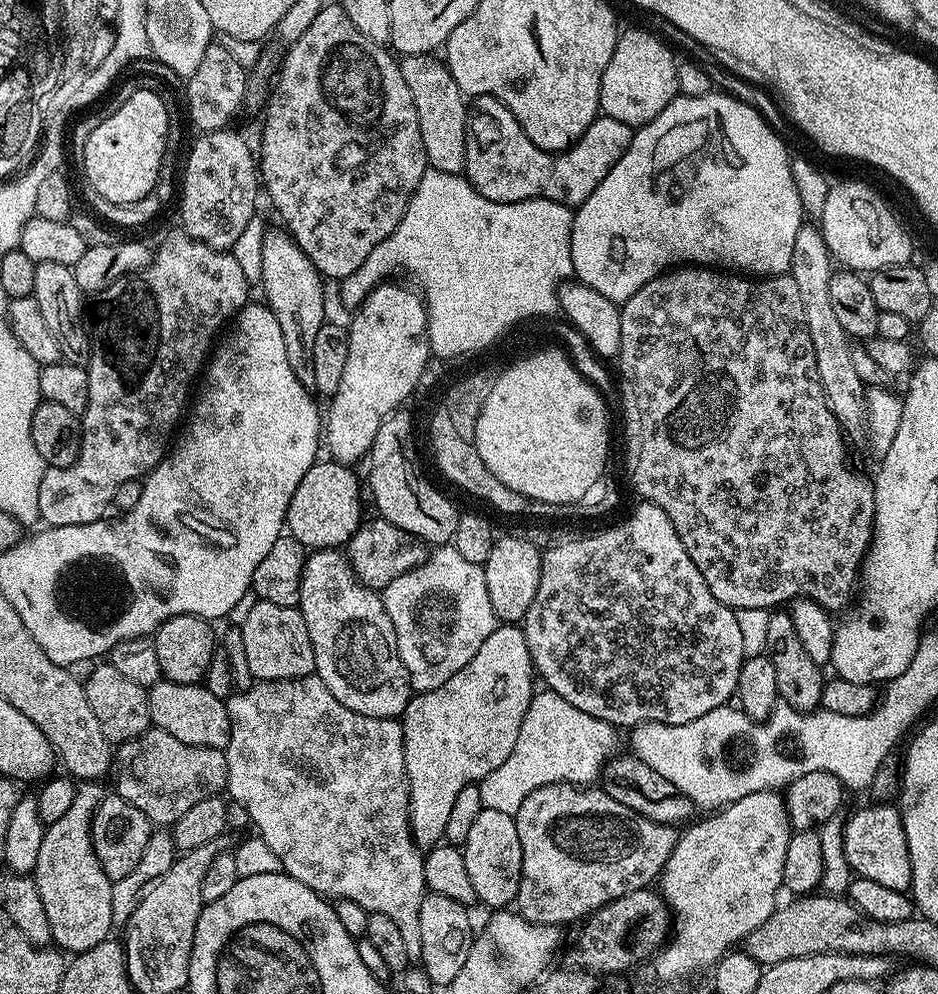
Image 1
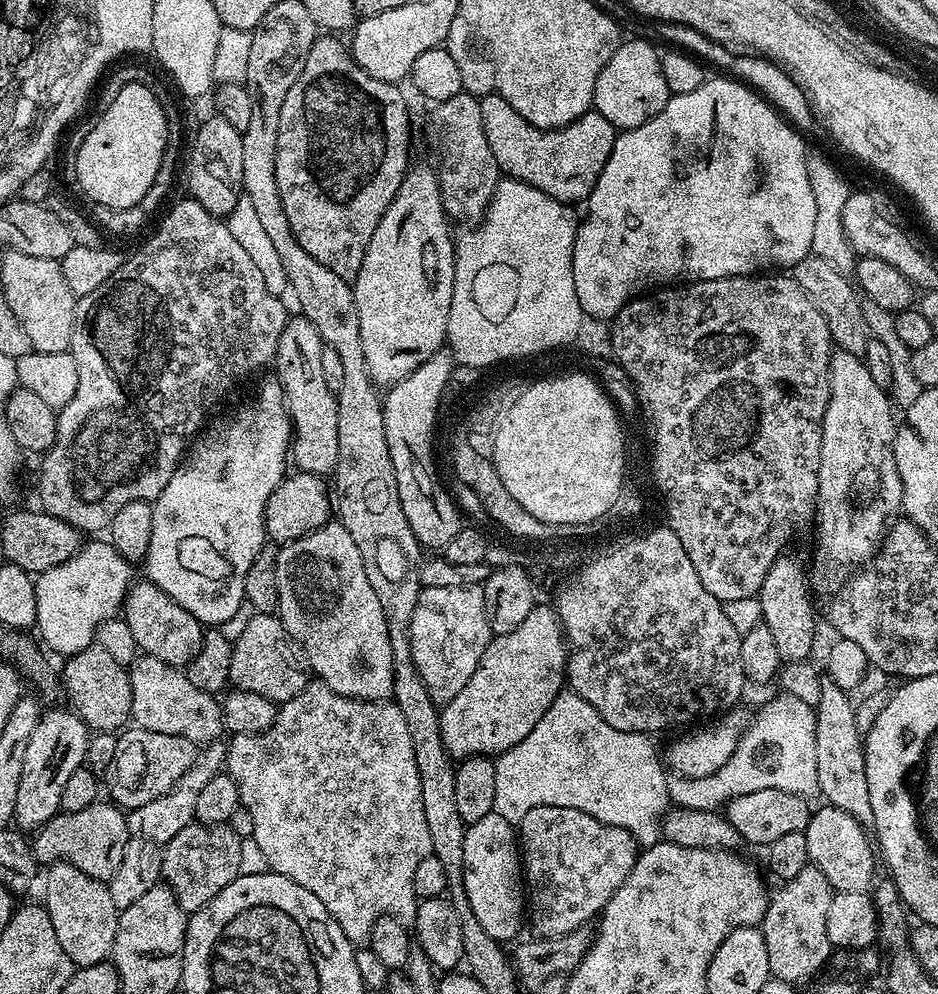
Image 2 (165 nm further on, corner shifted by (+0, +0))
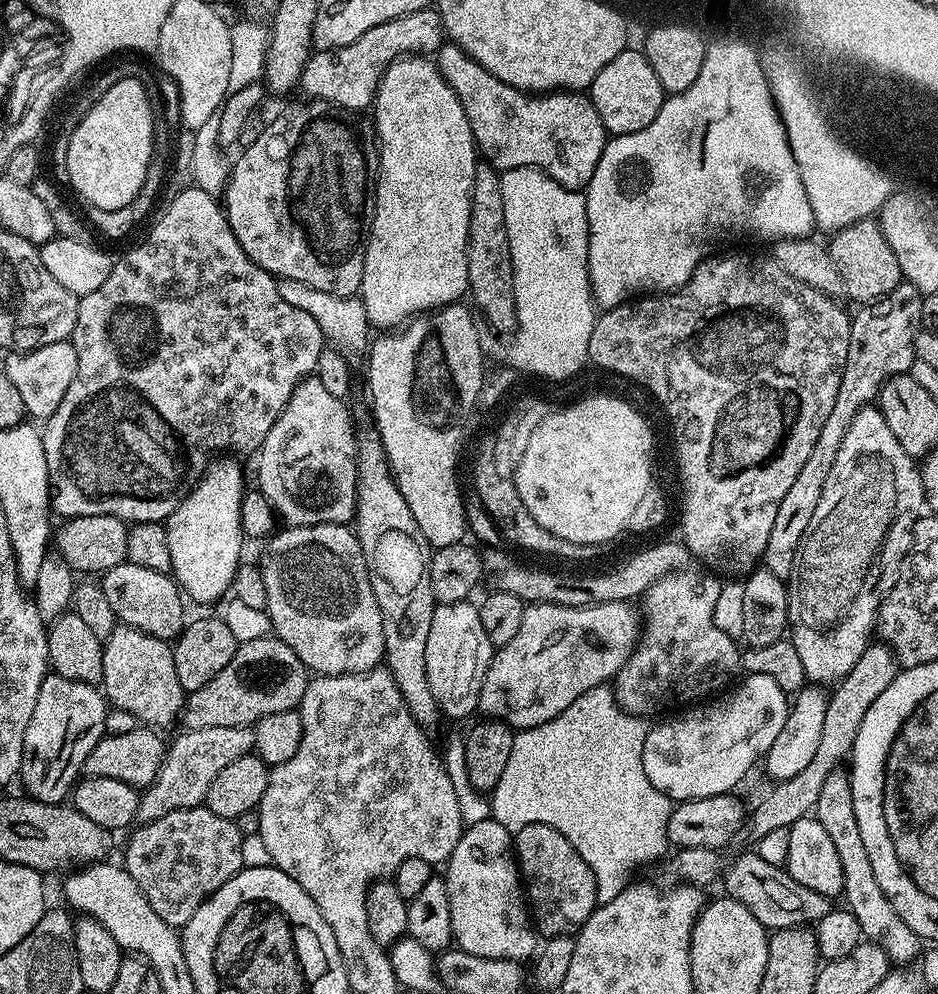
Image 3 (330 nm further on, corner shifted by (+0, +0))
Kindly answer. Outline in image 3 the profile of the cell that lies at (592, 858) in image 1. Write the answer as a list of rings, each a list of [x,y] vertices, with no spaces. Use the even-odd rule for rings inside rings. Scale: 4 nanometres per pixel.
[[[531,824],[514,836],[514,851],[518,861],[530,916],[541,937],[572,936],[579,932],[596,907],[596,876],[590,866],[566,842],[558,830],[545,824]]]

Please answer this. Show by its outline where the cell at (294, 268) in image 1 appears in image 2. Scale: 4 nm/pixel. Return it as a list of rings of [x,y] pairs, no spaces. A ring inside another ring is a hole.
[[[293,315],[282,330],[282,338],[278,338],[274,369],[292,422],[291,463],[302,472],[332,474],[338,462],[338,406],[335,392],[326,386],[322,375],[324,348],[324,339],[305,316]]]

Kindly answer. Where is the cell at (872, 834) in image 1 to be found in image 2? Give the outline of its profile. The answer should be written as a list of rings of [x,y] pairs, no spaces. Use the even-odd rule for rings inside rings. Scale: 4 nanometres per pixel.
[[[825,803],[823,805],[824,808],[816,808],[815,811],[812,813],[812,817],[808,819],[808,826],[804,829],[804,833],[806,834],[806,850],[808,851],[808,859],[810,864],[814,867],[817,867],[818,870],[822,872],[826,876],[826,879],[832,889],[836,892],[868,892],[871,889],[871,884],[876,880],[876,860],[878,864],[878,852],[877,849],[874,847],[873,841],[870,839],[868,841],[868,836],[866,833],[865,825],[860,824],[853,816],[850,814],[846,814],[846,810],[838,810],[833,806],[833,804]]]

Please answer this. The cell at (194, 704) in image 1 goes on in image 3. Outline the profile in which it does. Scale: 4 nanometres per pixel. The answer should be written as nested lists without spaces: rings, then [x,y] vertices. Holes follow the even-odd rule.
[[[118,626],[103,641],[104,653],[100,659],[102,670],[102,691],[107,703],[112,708],[121,708],[136,717],[141,725],[151,726],[156,730],[165,730],[172,723],[181,719],[186,693],[178,682],[178,673],[174,671],[174,654],[172,644],[159,640],[137,628]]]

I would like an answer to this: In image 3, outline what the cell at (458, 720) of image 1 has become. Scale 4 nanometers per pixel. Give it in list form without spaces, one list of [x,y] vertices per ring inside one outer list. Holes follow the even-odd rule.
[[[619,600],[618,602],[606,602],[605,604],[587,604],[581,608],[574,606],[562,606],[561,604],[528,604],[522,614],[522,626],[518,626],[518,634],[514,634],[514,638],[510,638],[510,642],[506,642],[506,646],[495,649],[492,653],[492,661],[484,675],[485,681],[492,680],[509,680],[512,683],[512,697],[508,700],[508,717],[507,723],[513,729],[523,730],[526,728],[536,728],[539,724],[550,722],[554,718],[558,718],[558,714],[562,714],[562,710],[566,710],[566,706],[570,706],[570,702],[574,702],[574,698],[582,698],[582,694],[586,694],[586,690],[594,690],[600,684],[608,684],[618,674],[618,670],[622,670],[622,666],[631,658],[632,652],[636,648],[636,641],[640,639],[642,631],[642,616],[639,611],[632,609],[631,603]]]

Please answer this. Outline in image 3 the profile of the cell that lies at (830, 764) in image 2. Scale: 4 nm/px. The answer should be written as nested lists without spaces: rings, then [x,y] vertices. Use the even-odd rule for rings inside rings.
[[[837,770],[830,774],[830,778],[826,778],[822,785],[822,794],[818,794],[814,815],[826,834],[830,834],[834,850],[838,850],[838,862],[842,862],[844,879],[842,900],[848,911],[854,914],[854,918],[858,918],[861,933],[871,943],[882,946],[893,965],[911,965],[921,955],[922,941],[918,934],[914,934],[914,930],[910,930],[910,926],[906,926],[906,922],[902,922],[902,918],[898,918],[898,910],[890,906],[890,898],[882,894],[882,886],[878,886],[874,878],[874,866],[870,866],[866,846],[862,846],[862,834],[858,834],[858,818],[854,818],[852,781],[847,771]]]

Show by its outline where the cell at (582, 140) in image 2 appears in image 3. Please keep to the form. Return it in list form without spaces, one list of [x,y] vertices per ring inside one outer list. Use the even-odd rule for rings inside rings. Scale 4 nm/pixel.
[[[445,42],[436,49],[434,63],[442,78],[458,94],[470,122],[479,155],[492,168],[539,168],[567,188],[587,189],[610,137],[591,99],[580,92],[529,94],[503,84],[490,70],[478,66],[457,44]]]

